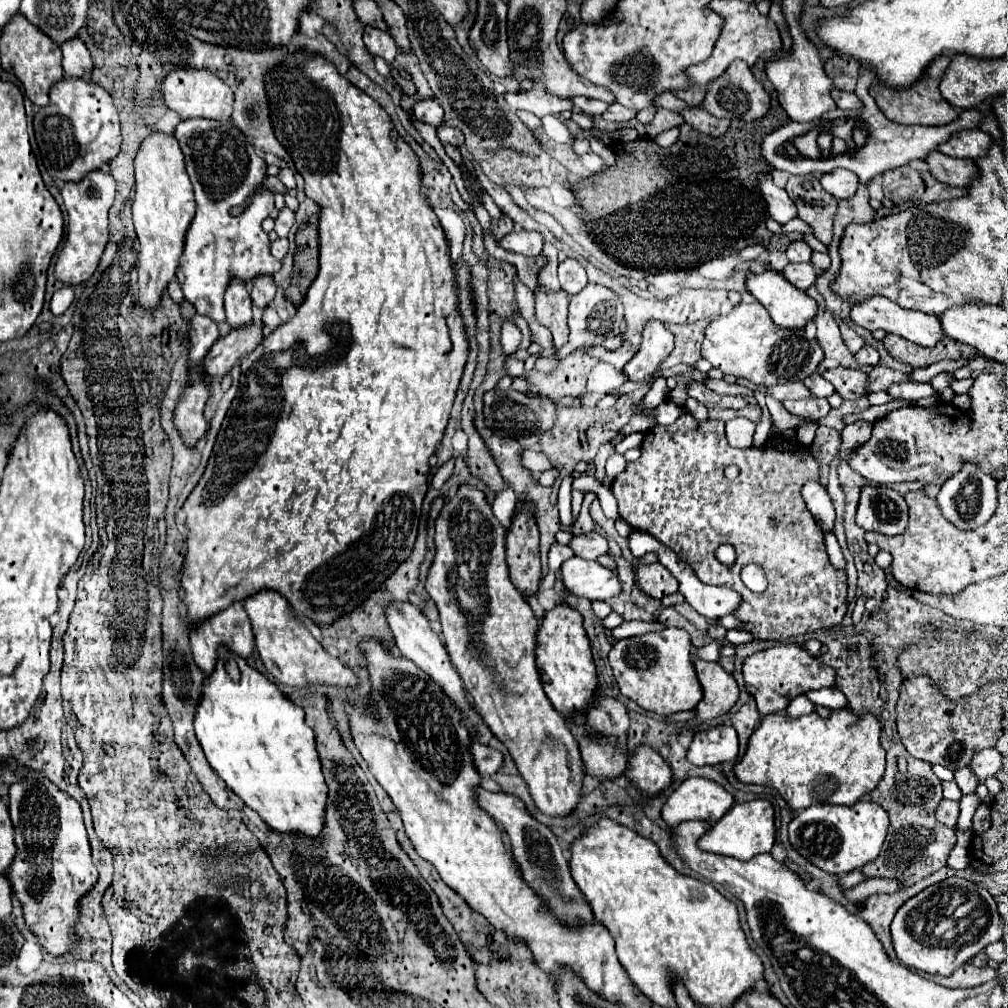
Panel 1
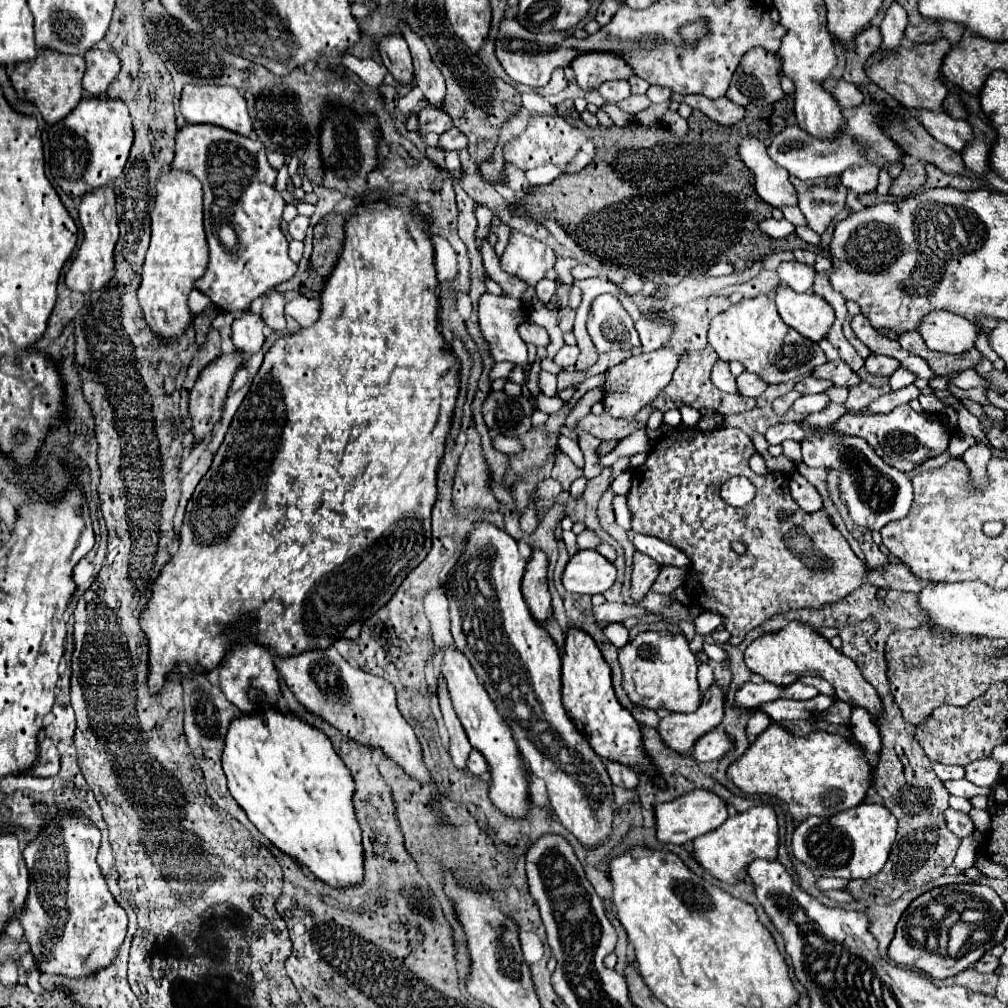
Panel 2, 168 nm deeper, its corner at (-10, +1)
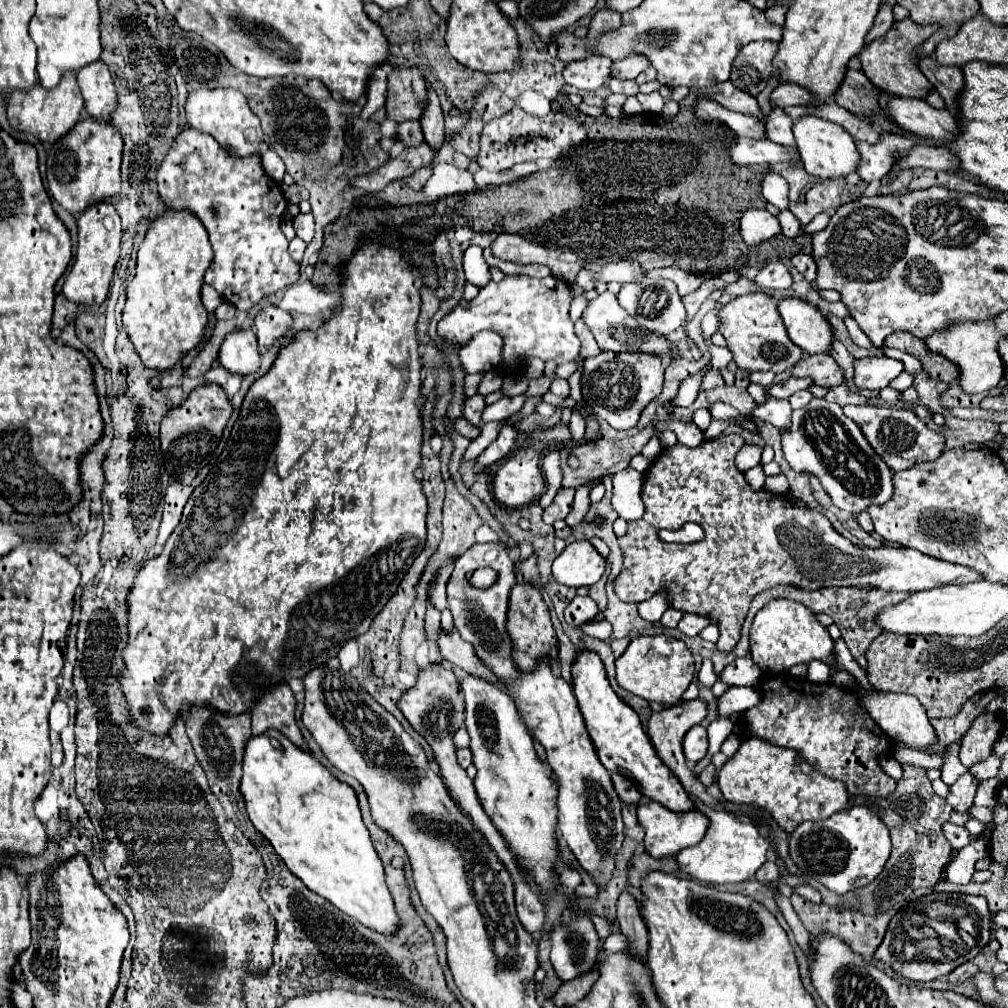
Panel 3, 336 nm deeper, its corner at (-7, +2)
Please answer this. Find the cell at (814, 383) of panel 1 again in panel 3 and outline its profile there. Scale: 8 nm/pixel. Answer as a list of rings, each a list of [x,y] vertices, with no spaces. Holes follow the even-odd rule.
[[[789,377],[785,381],[779,381],[775,385],[769,387],[769,395],[775,399],[789,399],[795,391],[799,389],[807,389],[813,381],[811,379],[797,379],[797,377]]]

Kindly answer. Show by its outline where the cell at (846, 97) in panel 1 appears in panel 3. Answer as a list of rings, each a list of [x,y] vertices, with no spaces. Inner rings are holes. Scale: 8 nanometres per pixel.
[[[785,83],[771,93],[769,101],[771,101],[771,107],[787,107],[787,105],[807,105],[811,97],[803,87],[795,83]]]

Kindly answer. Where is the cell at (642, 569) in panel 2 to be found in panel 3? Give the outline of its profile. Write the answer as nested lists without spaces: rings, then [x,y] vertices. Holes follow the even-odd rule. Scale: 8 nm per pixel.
[[[723,435],[719,441],[703,441],[699,447],[691,449],[685,445],[673,445],[661,451],[659,459],[645,475],[641,497],[645,503],[645,515],[637,521],[629,521],[627,533],[619,537],[623,549],[623,569],[613,581],[615,595],[627,603],[639,603],[655,593],[667,593],[669,605],[683,613],[697,613],[717,621],[721,651],[731,651],[739,637],[741,625],[747,617],[751,599],[775,585],[795,585],[803,589],[823,589],[823,587],[879,587],[885,591],[905,591],[915,593],[923,589],[933,589],[949,583],[971,583],[981,581],[983,575],[969,567],[933,559],[915,549],[881,545],[877,549],[853,545],[849,539],[839,535],[829,519],[807,507],[793,507],[783,495],[773,495],[769,491],[753,491],[743,473],[735,467],[735,455],[745,445],[739,435]],[[685,523],[699,523],[705,531],[705,539],[697,543],[665,543],[659,539],[661,529],[677,531]]]

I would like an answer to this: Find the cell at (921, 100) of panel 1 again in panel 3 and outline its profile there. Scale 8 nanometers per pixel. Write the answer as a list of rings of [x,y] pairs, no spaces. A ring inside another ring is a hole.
[[[909,17],[899,21],[899,23],[895,21],[893,27],[881,39],[873,39],[873,43],[869,43],[859,53],[863,73],[881,91],[901,95],[901,97],[925,97],[931,89],[931,83],[925,79],[925,75],[917,67],[919,57],[915,55],[915,47],[921,45],[933,31],[937,31],[935,25],[921,27],[919,23],[913,23]]]

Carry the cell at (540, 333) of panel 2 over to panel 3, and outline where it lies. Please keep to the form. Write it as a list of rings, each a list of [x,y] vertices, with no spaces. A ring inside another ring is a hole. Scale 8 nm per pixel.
[[[505,275],[503,281],[489,281],[479,289],[477,297],[467,307],[457,305],[437,325],[439,337],[463,347],[479,331],[495,331],[503,339],[501,365],[507,367],[511,361],[523,363],[523,359],[539,357],[541,361],[555,361],[557,365],[567,363],[579,355],[579,337],[573,331],[569,317],[569,305],[573,301],[571,287],[563,279],[545,277],[535,279],[527,275]]]

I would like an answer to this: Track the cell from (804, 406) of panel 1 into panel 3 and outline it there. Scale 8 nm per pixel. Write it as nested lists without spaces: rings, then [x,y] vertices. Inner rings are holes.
[[[797,391],[789,397],[789,403],[793,409],[799,409],[799,407],[805,407],[811,399],[813,399],[813,395],[809,391]]]

